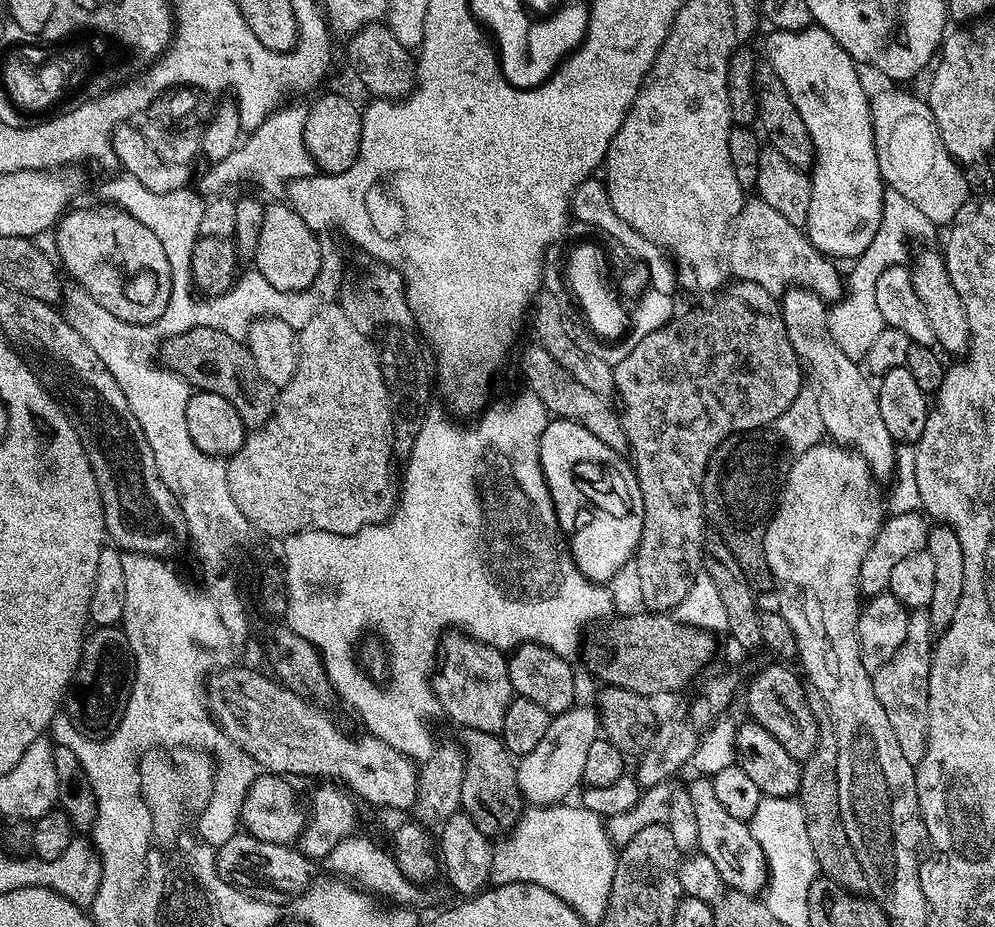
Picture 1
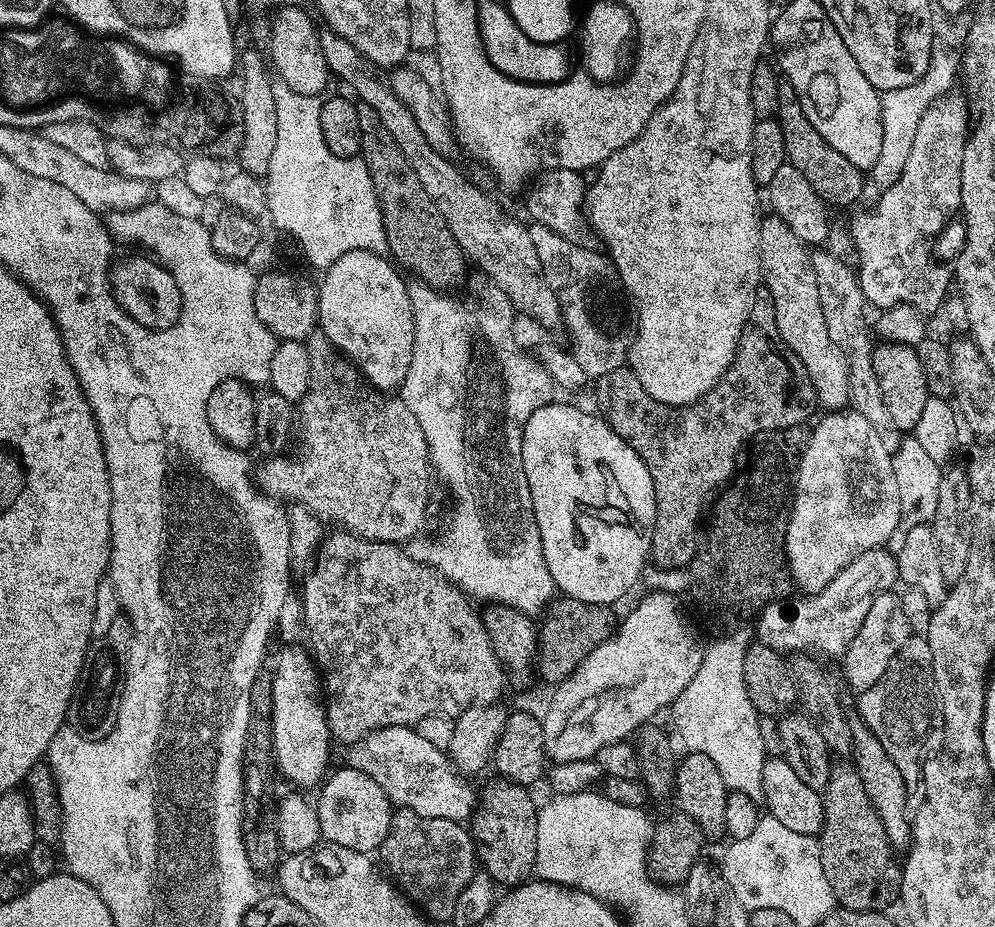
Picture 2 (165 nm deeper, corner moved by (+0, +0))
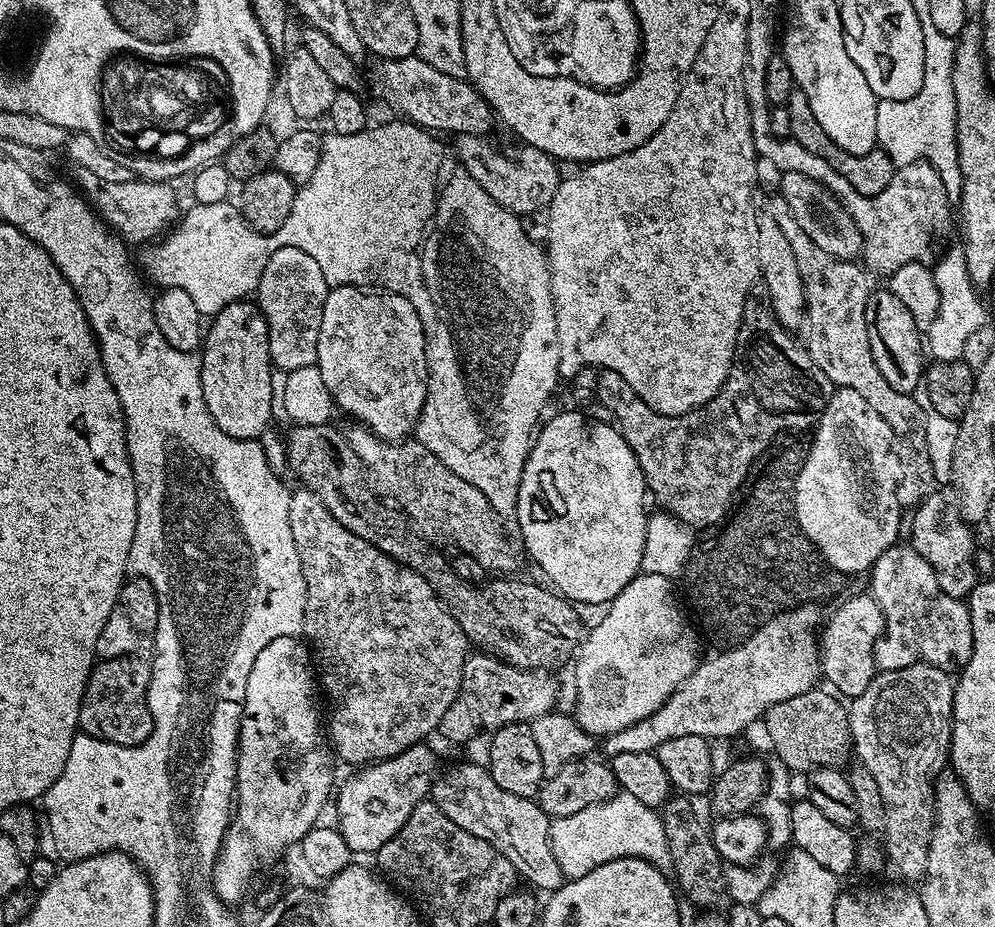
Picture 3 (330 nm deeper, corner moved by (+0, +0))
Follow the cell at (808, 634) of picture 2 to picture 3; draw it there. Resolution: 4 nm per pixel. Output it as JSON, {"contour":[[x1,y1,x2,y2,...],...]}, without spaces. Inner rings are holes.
{"contour":[[815,603,802,604,790,608,776,616,772,616,766,623,753,629,751,635,740,644,731,645,710,660,703,659,697,663,694,671,652,715,631,724,626,730,618,731,604,741,607,757,620,753,642,753,655,751,664,742,675,738,686,738,687,735,702,737,707,740,726,740,744,731,748,726,763,717,768,708,786,698,796,697,798,694,813,691,821,677,818,630,821,625,819,605]]}

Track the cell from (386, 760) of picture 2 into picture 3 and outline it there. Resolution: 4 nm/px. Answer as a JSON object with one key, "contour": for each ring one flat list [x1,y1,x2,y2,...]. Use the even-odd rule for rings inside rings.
{"contour":[[483,763,460,764,449,776,443,776,433,783,430,799,440,807,442,814,446,814,446,818,450,818,450,822,454,822,454,826,462,826,466,834,490,842,498,854,515,866,517,877,529,880,533,889,551,894,564,883,564,871,558,866,550,846,550,817,533,797,506,794]]}

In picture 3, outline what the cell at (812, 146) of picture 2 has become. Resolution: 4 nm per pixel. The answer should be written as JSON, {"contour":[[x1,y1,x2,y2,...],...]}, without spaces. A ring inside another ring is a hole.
{"contour":[[800,88,792,91,786,107,790,114,791,139,796,140,798,146,806,146,806,150,810,150,810,154,824,159,829,166,834,166,834,170,838,170,838,174,842,174,842,178,846,178,846,182,855,192,863,196,873,196,882,194,882,190,886,190,886,186,890,186,890,178,894,178,897,167,880,147,873,148,865,156,850,154,846,150,842,150,842,146,838,146,838,142,834,142,830,138,830,134,826,134,826,130,822,130,818,118,814,118,814,110,810,110,810,102,806,98,806,94,802,94]]}

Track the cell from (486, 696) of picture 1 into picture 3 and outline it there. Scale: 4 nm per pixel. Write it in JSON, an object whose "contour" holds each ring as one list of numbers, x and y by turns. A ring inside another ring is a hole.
{"contour":[[297,487,290,498,290,534,294,534,294,546,298,550,298,558,302,566,302,574,306,582,306,614,304,615,303,639,310,645,310,651,318,665,318,684,328,695,328,708,330,720,326,722,326,732,330,737,331,747,335,755,340,756,352,766,364,766,377,760,389,760,404,752,410,746,427,741,427,736,437,731,442,722,442,714,450,710,450,706,461,695,464,682,464,664,470,655,470,641,468,635,462,630,462,626,451,616,436,591,414,570,410,570,405,564,400,564,394,558,390,558,382,550,378,550,366,538,358,538,358,534,350,534,326,506,308,488]]}

